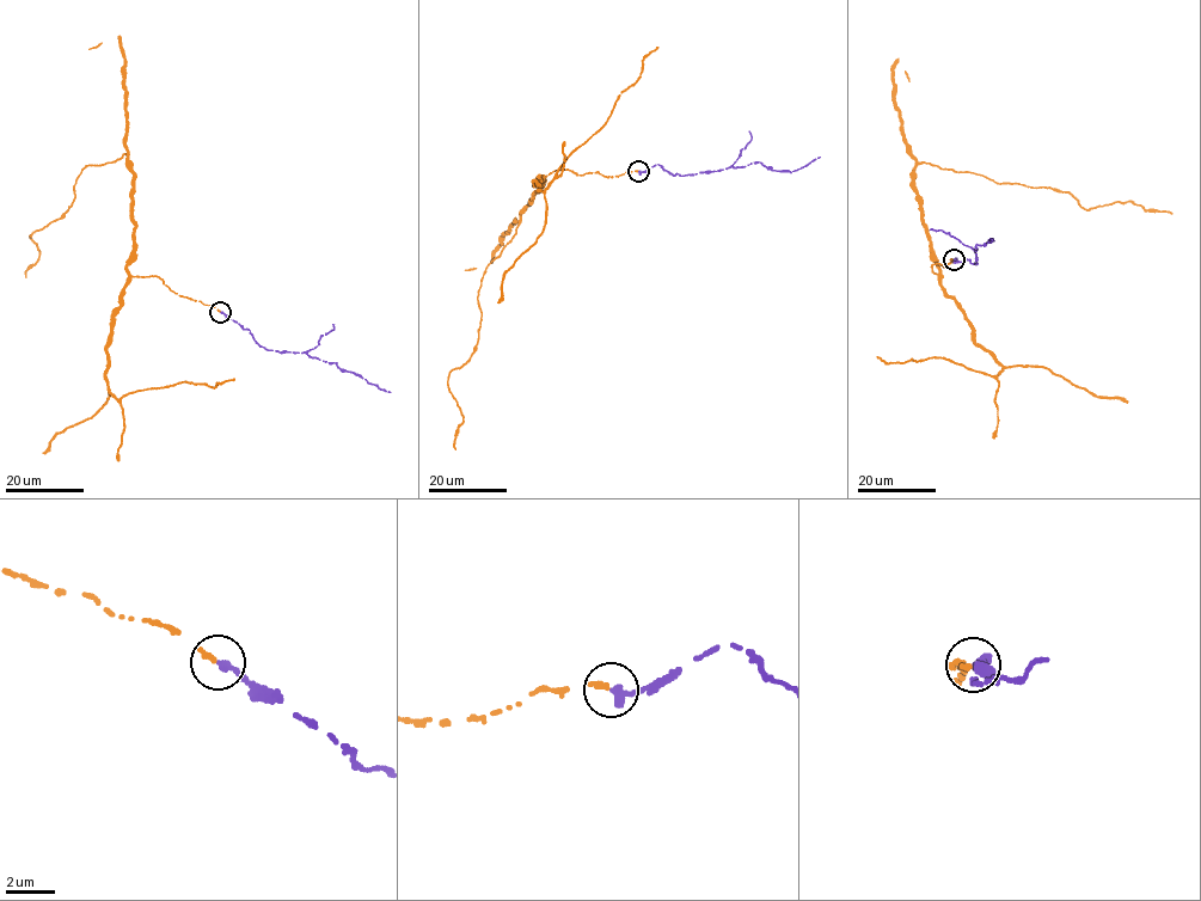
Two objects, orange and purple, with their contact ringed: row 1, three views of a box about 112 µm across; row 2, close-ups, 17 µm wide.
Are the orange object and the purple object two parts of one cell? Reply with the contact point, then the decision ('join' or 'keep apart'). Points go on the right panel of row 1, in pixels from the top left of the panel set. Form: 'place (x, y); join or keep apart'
place (954, 259); join

